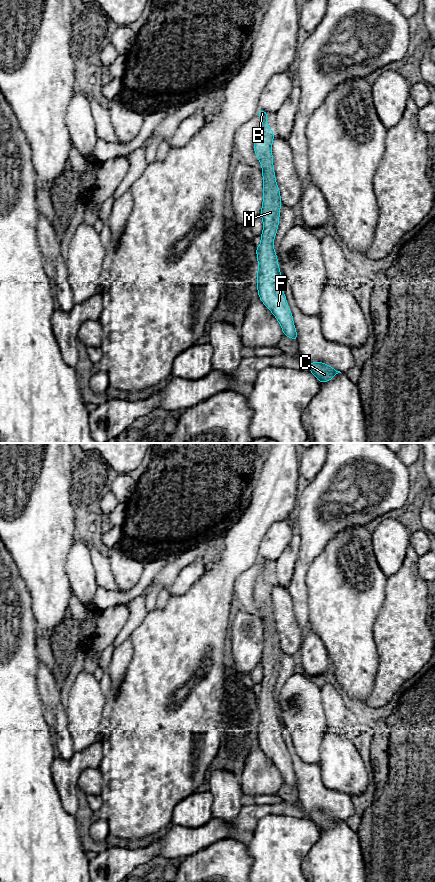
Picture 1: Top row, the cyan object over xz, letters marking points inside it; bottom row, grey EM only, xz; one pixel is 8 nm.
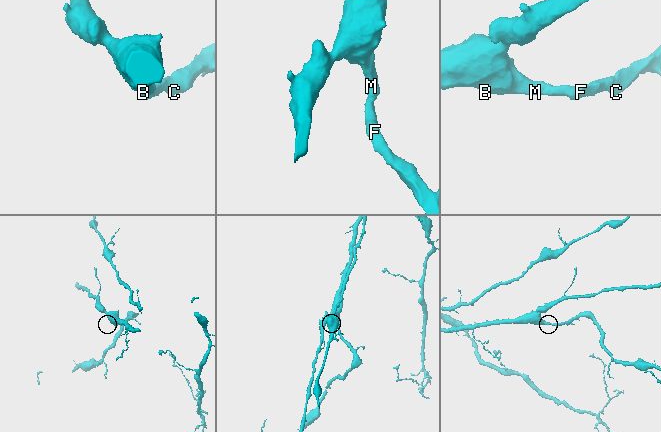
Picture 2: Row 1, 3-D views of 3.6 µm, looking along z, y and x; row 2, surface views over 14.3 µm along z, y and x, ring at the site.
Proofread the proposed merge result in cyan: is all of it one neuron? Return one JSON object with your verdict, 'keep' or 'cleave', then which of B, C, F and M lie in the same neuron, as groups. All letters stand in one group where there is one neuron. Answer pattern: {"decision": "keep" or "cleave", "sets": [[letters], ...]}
{"decision": "keep", "sets": [["B", "C", "F", "M"]]}

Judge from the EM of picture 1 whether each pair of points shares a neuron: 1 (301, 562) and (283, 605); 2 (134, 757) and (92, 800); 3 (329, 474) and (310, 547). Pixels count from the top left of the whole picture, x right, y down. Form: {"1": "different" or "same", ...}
{"1": "different", "2": "different", "3": "same"}

